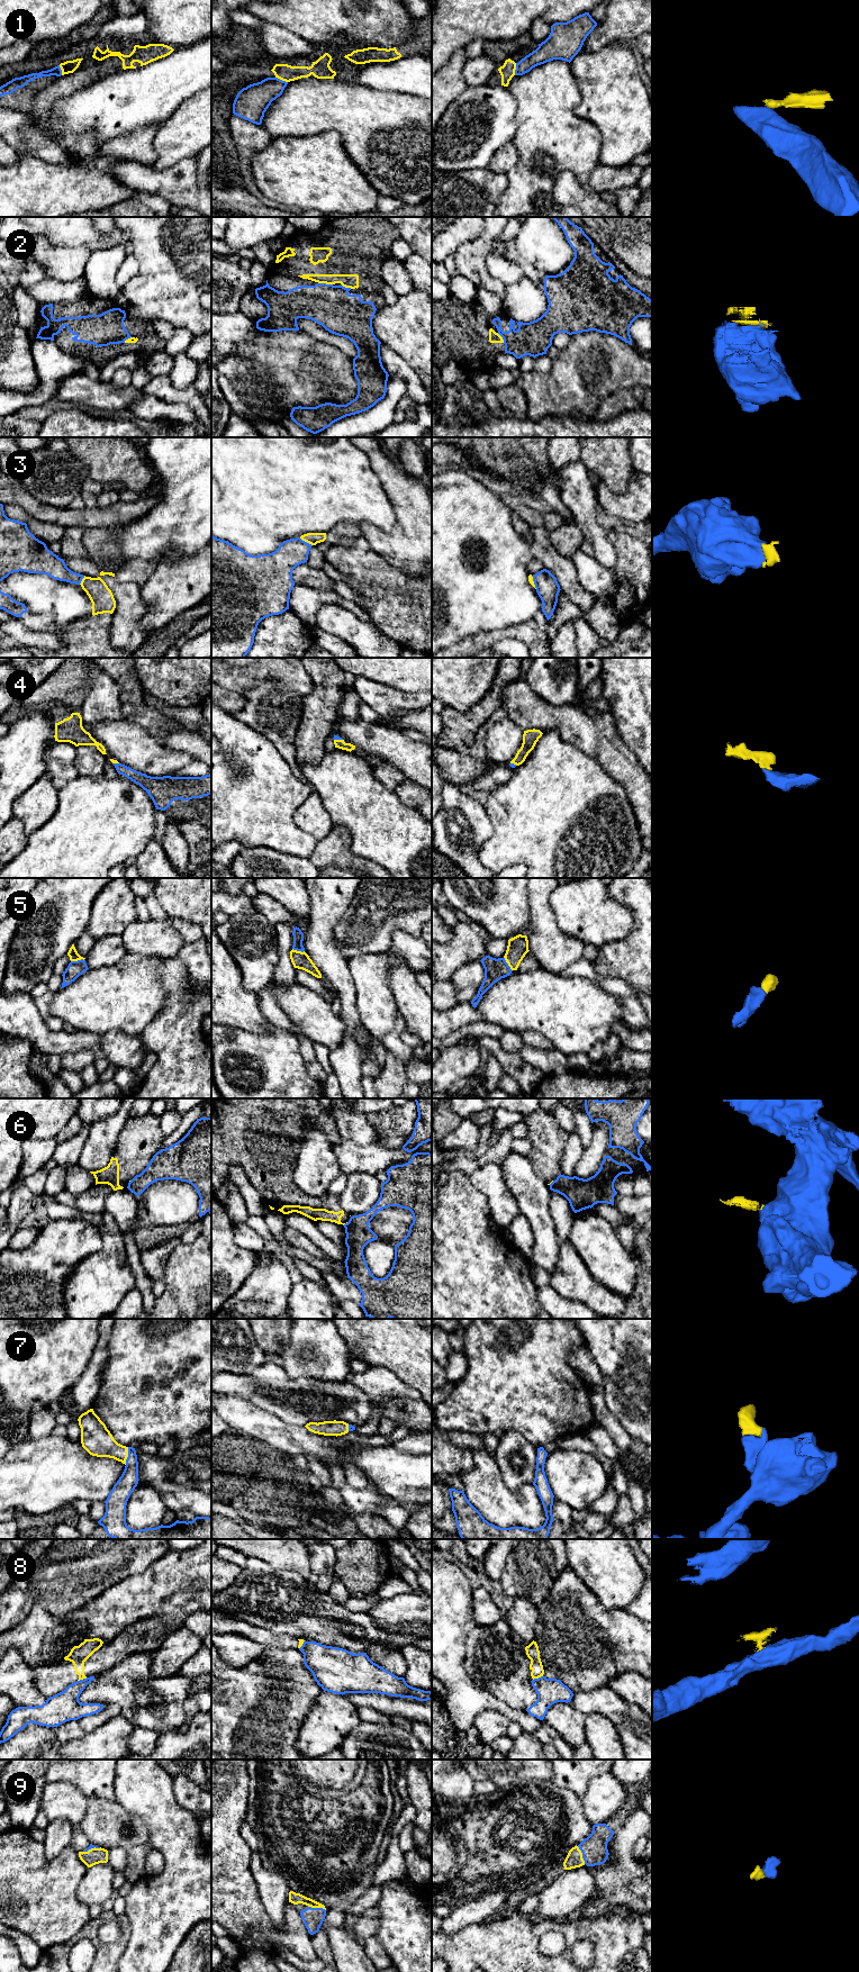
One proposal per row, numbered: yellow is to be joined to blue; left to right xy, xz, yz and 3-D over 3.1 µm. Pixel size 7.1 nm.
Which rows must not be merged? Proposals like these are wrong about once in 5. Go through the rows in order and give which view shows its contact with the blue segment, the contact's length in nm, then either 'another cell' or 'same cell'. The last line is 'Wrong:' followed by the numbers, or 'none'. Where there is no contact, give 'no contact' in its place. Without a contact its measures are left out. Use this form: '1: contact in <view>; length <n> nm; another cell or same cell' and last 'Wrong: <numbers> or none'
1: contact in xz; length 100 nm; another cell
2: contact in xz; length 110 nm; same cell
3: contact in xz; length 110 nm; same cell
4: contact in xz; length 60 nm; same cell
5: contact in xy; length 100 nm; same cell
6: contact in xz; length 40 nm; another cell
7: contact in xy; length 130 nm; same cell
8: contact in yz; length 80 nm; another cell
9: contact in xz; length 130 nm; same cell
Wrong: 1, 6, 8

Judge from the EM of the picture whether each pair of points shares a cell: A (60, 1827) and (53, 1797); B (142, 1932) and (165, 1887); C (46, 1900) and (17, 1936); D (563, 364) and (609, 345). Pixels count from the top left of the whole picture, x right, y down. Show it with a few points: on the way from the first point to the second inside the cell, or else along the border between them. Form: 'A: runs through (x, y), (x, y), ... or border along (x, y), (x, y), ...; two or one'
A: border along (50, 1821), (68, 1820), (74, 1827); two
B: runs through (153, 1920), (165, 1907), (165, 1898); one
C: border along (11, 1927), (27, 1934), (42, 1947); two
D: runs through (575, 364), (584, 364), (598, 350); one

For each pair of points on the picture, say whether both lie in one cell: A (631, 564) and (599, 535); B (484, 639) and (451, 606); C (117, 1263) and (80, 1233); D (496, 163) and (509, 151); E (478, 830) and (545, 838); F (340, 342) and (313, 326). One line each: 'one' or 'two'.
A: two
B: two
C: two
D: one
E: two
F: one

